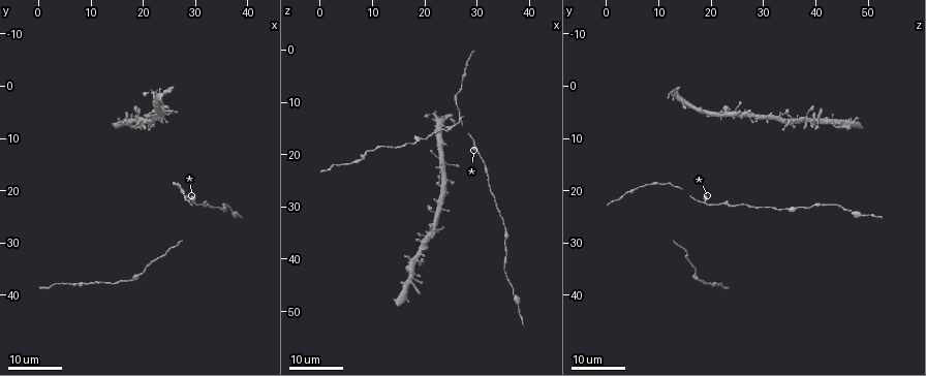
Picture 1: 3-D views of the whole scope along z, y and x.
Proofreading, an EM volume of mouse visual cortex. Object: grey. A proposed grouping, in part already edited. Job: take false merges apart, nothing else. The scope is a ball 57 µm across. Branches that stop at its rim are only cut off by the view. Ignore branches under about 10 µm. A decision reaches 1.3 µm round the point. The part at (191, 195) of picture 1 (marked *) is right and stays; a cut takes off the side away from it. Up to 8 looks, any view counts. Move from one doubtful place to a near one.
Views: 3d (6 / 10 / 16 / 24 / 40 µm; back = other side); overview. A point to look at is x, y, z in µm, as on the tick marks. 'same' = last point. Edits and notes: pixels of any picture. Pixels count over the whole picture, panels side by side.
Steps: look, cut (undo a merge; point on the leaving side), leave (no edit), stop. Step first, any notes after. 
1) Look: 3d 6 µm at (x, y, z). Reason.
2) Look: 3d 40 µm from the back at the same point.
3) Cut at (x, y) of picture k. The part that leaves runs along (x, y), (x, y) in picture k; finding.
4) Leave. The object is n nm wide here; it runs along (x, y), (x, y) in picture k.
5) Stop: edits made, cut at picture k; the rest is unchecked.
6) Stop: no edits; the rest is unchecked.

Look: 3d 16 µm at (32.5, 22.5, 24.0). Sudden change in width.

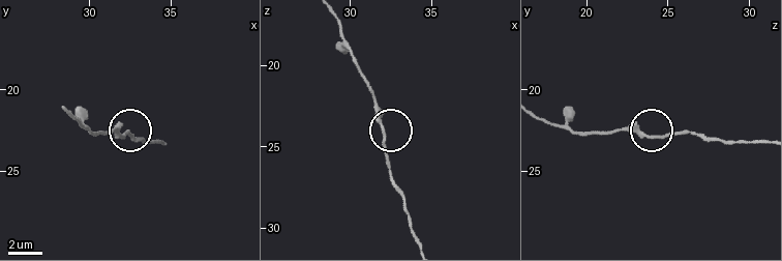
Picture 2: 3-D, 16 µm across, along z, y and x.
Look: 3d 10 µm at (32.2, 23.0, 24.2).

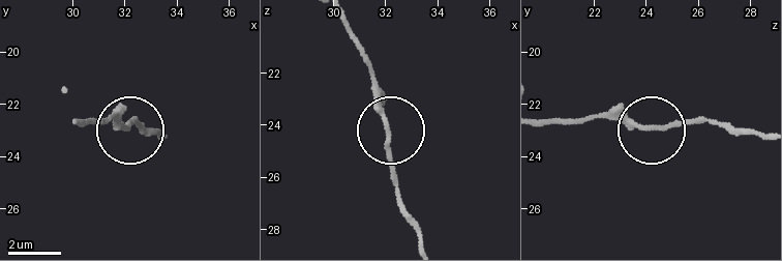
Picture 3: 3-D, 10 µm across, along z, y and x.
Leave. It runs along (344, 20), (389, 134), (395, 204) in picture 3; continuous, no second neuron.

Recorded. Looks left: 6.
Look: 3d 16 µm at (29.5, 22.0, 18.0). Sudden change in width.

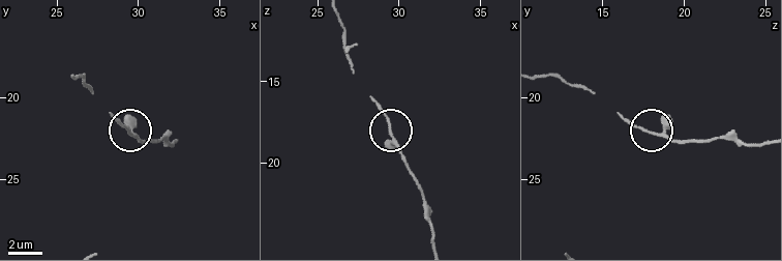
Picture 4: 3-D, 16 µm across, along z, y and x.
Look: 3d 6 µm at (29.6, 22.2, 17.9).

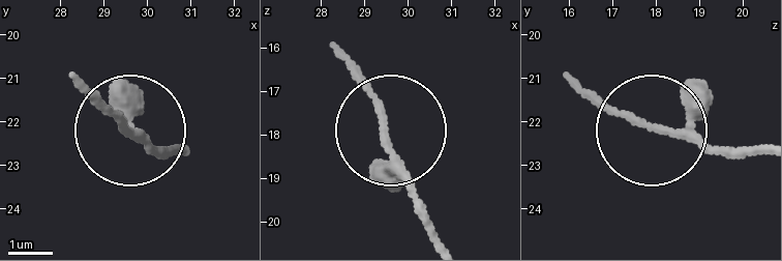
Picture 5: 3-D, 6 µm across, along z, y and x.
Leave. 3 arms meet here; it runs along (117, 81), (128, 134), (77, 81) in picture 5; all the same neuron.

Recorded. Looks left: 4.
Look: 3d 24 µm at (26.0, 18.5, 10.5). Sudden change in width.

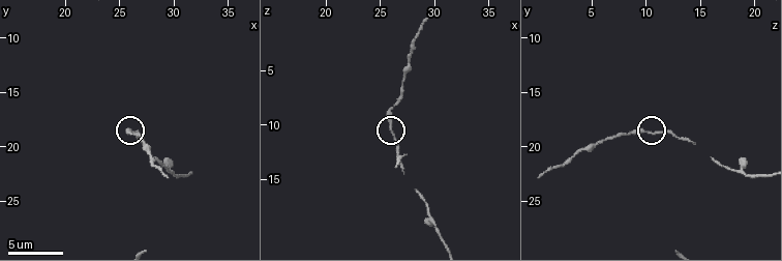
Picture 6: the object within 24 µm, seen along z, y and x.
Look: 3d 6 µm at (25.8, 18.8, 10.4). Zoom in.

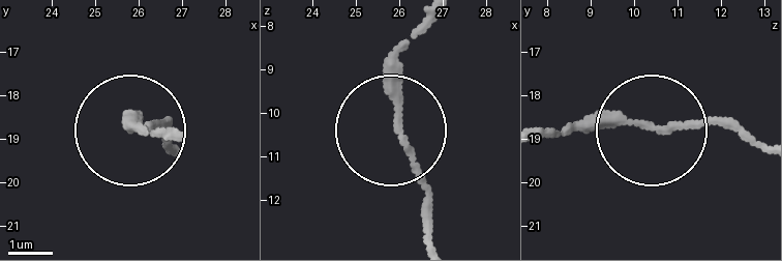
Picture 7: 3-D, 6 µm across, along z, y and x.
Leave. One neuron here.

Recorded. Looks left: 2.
Stop: no edits; the rest is unchecked.

